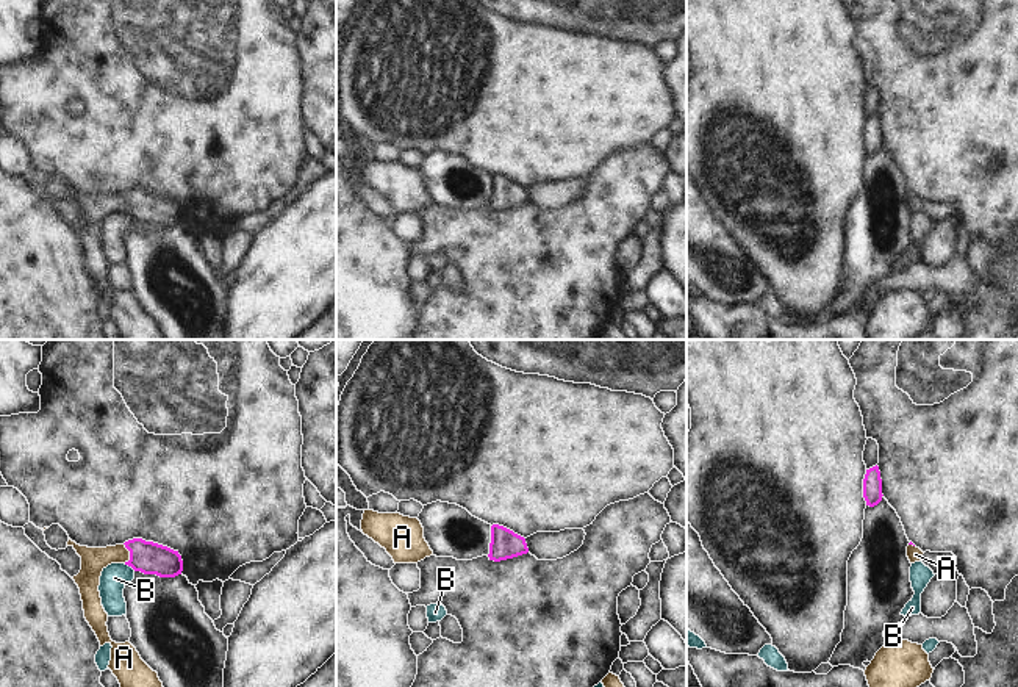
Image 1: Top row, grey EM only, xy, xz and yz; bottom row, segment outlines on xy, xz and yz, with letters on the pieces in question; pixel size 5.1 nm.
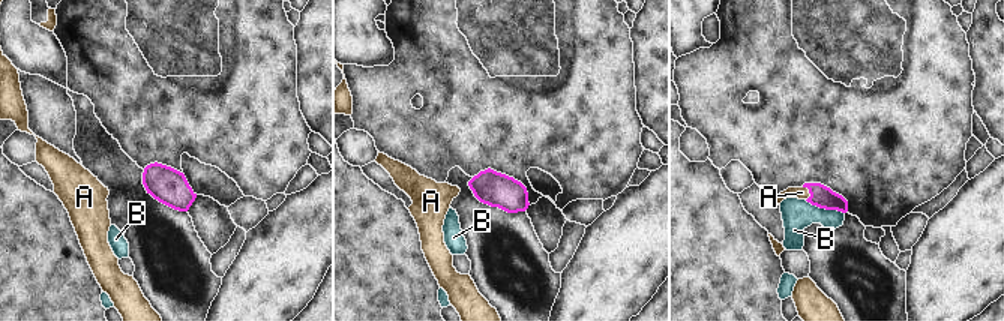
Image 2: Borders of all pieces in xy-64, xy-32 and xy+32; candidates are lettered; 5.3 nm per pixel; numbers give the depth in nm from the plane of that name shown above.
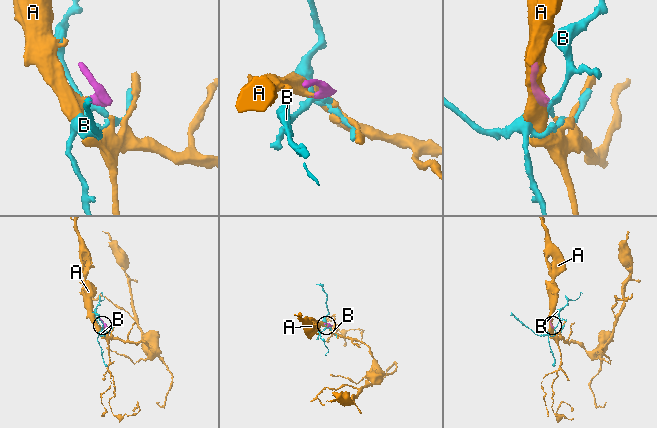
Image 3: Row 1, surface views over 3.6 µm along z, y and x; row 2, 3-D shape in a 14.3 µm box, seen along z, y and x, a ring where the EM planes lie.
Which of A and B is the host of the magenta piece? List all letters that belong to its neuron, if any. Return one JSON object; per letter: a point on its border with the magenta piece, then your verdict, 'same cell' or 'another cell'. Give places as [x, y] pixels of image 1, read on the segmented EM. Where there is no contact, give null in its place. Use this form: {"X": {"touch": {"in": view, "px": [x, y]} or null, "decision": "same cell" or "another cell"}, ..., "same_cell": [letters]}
{"A": {"touch": {"in": "xy", "px": [130, 553]}, "decision": "same cell"}, "B": {"touch": {"in": "xy", "px": [130, 565]}, "decision": "another cell"}, "same_cell": ["A"]}

